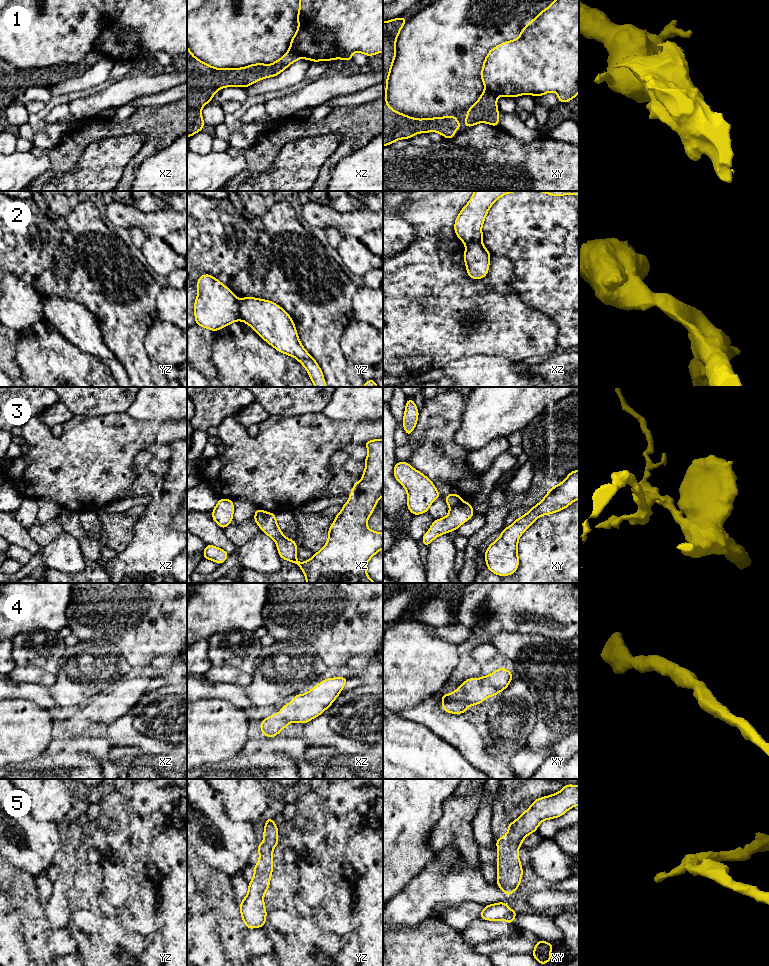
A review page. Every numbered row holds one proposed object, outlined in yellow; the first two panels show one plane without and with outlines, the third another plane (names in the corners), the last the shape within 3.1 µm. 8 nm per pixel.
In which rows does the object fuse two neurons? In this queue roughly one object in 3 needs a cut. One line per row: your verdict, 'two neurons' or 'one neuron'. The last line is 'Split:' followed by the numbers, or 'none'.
1: two neurons
2: two neurons
3: two neurons
4: one neuron
5: one neuron
Split: 1, 2, 3

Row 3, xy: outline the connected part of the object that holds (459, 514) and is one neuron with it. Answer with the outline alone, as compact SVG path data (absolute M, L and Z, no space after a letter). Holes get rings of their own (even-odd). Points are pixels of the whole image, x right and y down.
M466 501L450 507L447 516L435 519L429 530L421 538L424 546L427 548L440 535L457 530L462 524L470 520L474 514L471 504Z

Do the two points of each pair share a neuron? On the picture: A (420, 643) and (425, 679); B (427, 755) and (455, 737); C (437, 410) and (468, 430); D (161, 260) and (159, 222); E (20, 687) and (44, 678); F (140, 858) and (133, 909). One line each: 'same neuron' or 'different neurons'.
A: same neuron
B: different neurons
C: different neurons
D: different neurons
E: different neurons
F: same neuron

